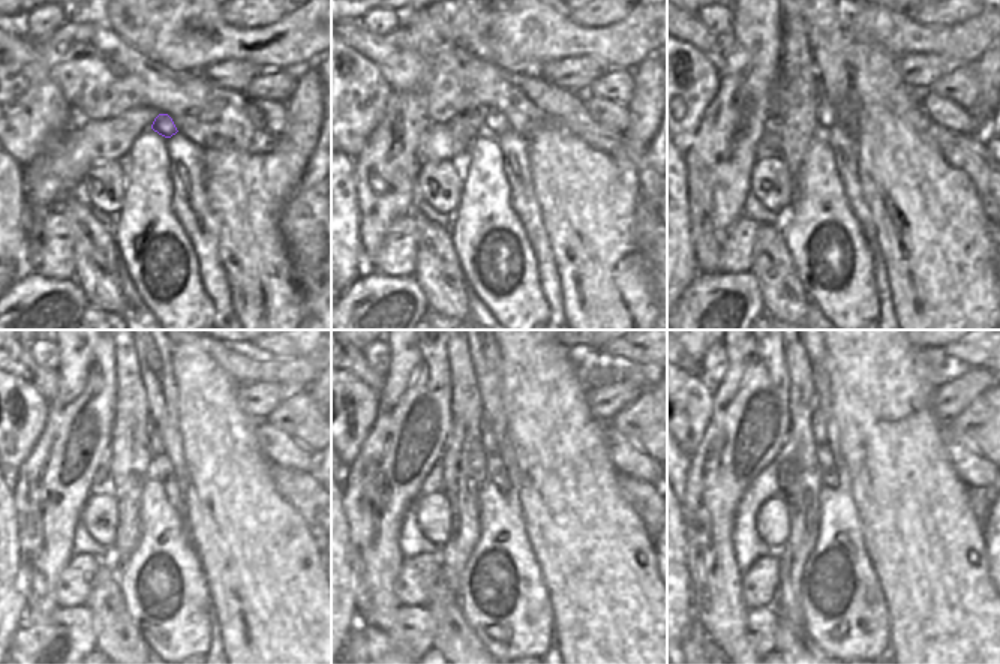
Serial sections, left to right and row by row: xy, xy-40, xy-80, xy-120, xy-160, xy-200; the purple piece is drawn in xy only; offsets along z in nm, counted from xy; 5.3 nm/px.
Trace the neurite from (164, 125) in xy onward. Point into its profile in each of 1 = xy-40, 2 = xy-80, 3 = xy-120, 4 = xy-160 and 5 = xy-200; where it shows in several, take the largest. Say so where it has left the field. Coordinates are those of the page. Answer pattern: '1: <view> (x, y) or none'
1: xy-40 (495, 123)
2: xy-80 (826, 114)
3: xy-120 (155, 442)
4: xy-160 (488, 438)
5: xy-200 (817, 418)

